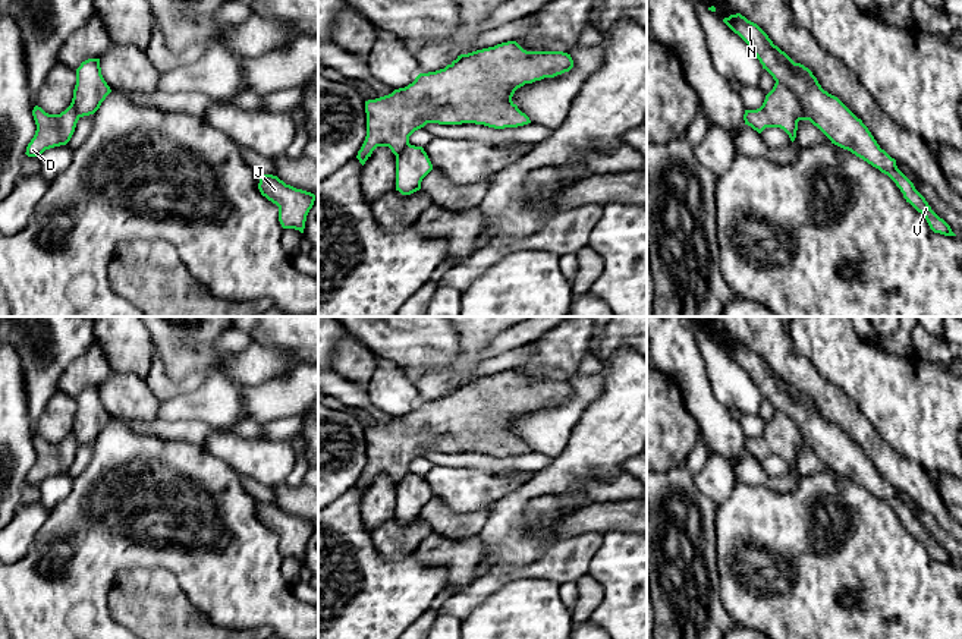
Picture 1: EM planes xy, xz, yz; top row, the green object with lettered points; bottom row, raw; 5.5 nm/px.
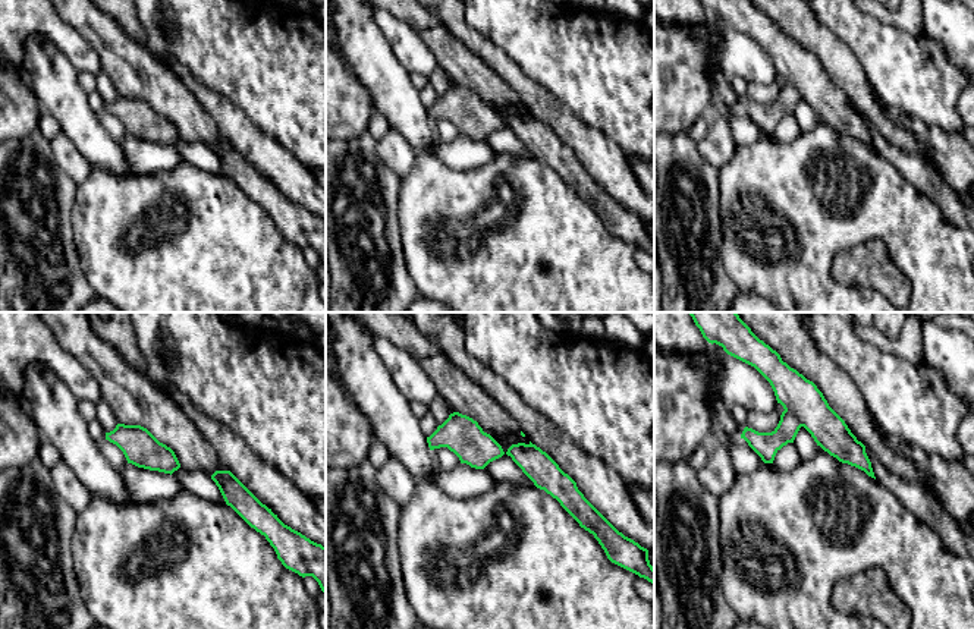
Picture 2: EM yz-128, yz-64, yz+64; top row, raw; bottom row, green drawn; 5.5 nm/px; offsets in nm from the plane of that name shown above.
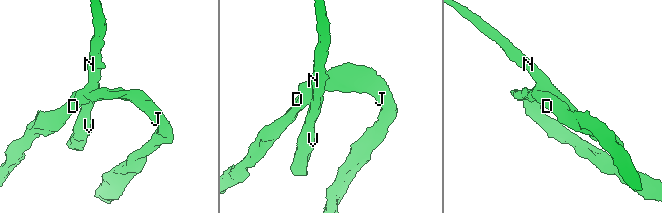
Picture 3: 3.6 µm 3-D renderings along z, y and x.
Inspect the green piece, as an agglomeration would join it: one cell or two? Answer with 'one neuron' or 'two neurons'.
two neurons

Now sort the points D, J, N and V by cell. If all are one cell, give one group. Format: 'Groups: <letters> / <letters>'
Groups: D J / N V

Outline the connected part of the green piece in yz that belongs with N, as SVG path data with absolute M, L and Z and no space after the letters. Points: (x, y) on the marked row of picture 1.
M741 13L724 18L723 22L738 34L754 51L763 69L776 82L783 84L798 98L804 114L831 144L851 151L881 173L887 174L934 233L956 236L950 226L940 218L914 183L897 169L896 160L880 148L868 128L837 97L821 88L812 72L795 63L768 35Z

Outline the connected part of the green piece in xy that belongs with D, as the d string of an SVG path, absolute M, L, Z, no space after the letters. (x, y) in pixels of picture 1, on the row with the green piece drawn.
M35 106L32 116L37 125L34 138L26 147L28 157L40 157L45 149L66 145L76 128L79 116L69 106L60 114L48 114L41 107Z

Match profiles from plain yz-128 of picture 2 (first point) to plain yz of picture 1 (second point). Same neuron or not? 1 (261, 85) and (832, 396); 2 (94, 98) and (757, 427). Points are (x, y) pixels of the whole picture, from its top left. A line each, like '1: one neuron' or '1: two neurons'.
1: two neurons
2: one neuron

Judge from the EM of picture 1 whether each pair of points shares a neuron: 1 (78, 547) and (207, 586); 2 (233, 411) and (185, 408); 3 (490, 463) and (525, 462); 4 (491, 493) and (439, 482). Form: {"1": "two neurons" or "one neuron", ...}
{"1": "one neuron", "2": "one neuron", "3": "one neuron", "4": "one neuron"}

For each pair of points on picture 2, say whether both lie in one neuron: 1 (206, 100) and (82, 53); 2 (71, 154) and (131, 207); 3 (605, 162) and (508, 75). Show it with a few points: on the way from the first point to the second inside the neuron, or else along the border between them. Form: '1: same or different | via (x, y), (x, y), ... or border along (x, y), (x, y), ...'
1: different | border along (79, 32), (97, 53), (101, 69)
2: different | border along (91, 166), (87, 176), (77, 185)
3: same | via (580, 151), (528, 100)

